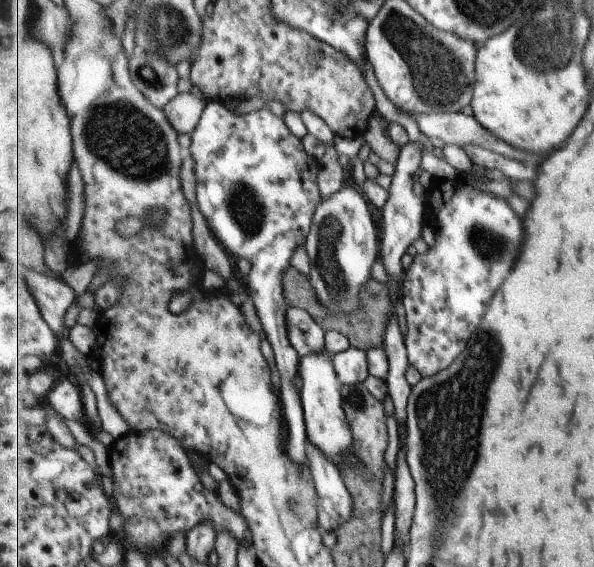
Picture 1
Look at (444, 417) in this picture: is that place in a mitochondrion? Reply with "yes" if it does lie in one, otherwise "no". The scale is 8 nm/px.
yes

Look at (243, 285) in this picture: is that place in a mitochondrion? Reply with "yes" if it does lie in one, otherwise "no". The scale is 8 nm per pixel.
no

